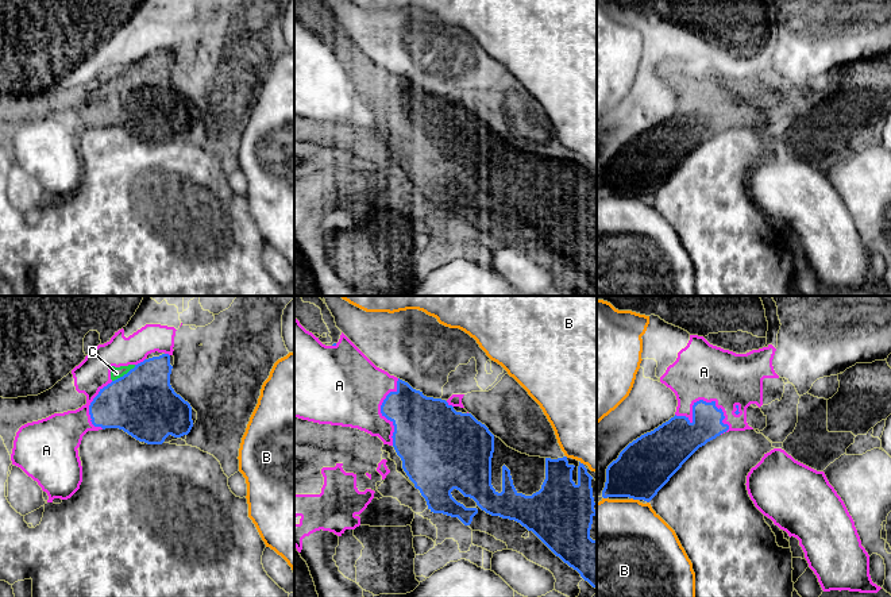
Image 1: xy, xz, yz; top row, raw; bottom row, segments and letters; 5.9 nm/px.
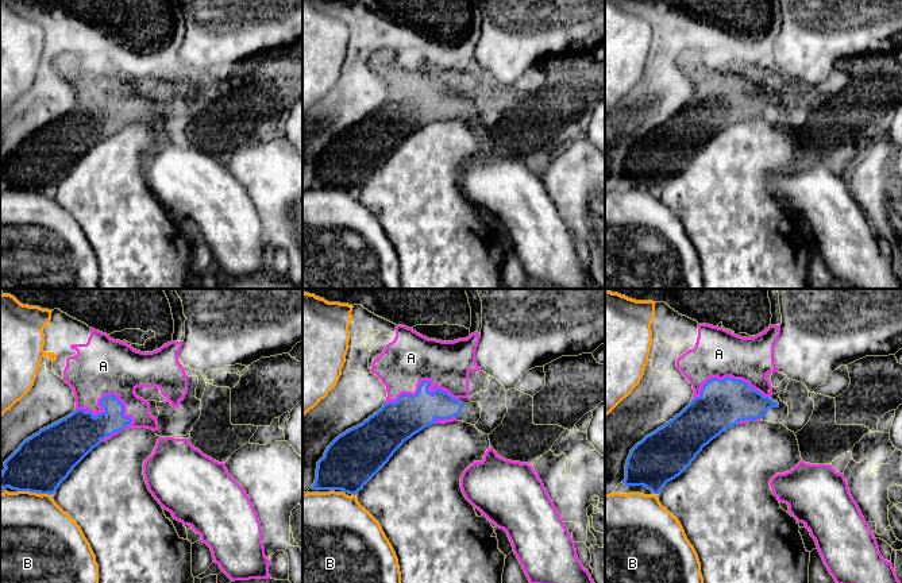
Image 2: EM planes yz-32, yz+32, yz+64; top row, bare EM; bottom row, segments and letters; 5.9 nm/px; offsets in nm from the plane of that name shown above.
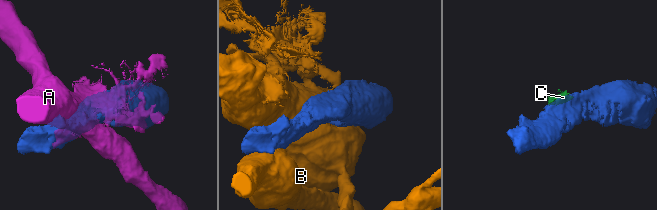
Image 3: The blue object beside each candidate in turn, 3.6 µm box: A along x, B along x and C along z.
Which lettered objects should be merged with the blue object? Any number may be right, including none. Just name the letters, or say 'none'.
none

